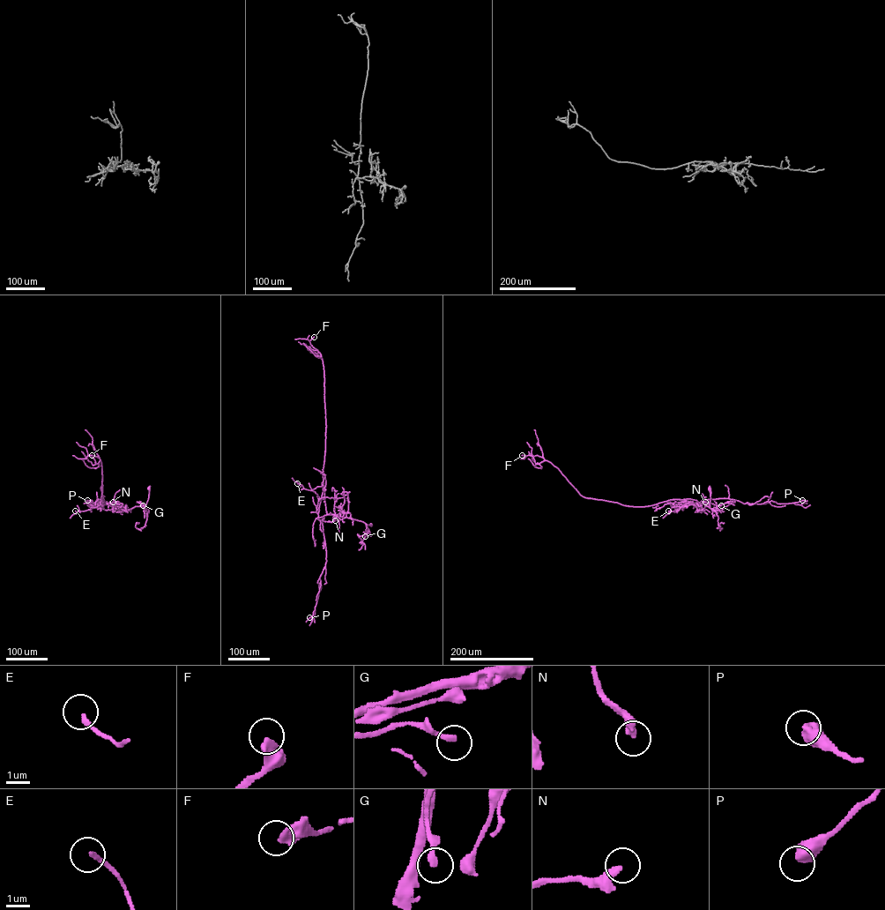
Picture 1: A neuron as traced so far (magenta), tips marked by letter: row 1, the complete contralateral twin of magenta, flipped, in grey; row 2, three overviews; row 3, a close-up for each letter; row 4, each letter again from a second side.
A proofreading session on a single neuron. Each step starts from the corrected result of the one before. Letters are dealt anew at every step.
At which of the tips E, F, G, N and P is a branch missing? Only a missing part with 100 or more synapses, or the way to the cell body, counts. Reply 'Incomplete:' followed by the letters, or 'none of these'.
Incomplete: none of these

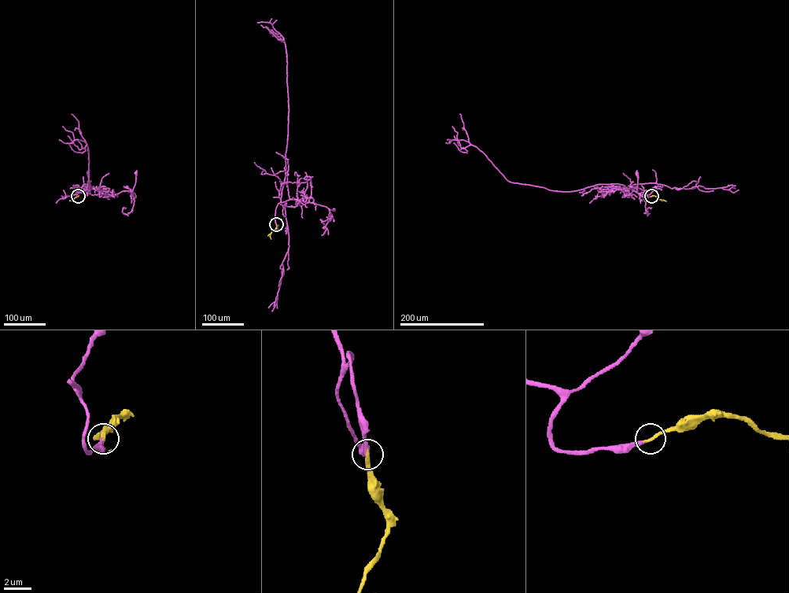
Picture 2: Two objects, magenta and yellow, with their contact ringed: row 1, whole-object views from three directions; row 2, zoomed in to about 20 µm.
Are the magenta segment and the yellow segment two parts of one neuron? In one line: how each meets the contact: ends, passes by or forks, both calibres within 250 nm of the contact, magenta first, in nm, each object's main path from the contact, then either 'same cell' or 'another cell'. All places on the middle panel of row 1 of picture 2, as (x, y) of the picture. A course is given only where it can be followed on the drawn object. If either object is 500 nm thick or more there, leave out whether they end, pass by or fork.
magenta ends there; yellow ends there; 200 nm thick on the magenta side, 260 nm on the other; magenta runs (276, 224), (278, 204), (289, 200), (315, 203), (333, 209); yellow runs (276, 224), (275, 229), (270, 234), (270, 239); same cell

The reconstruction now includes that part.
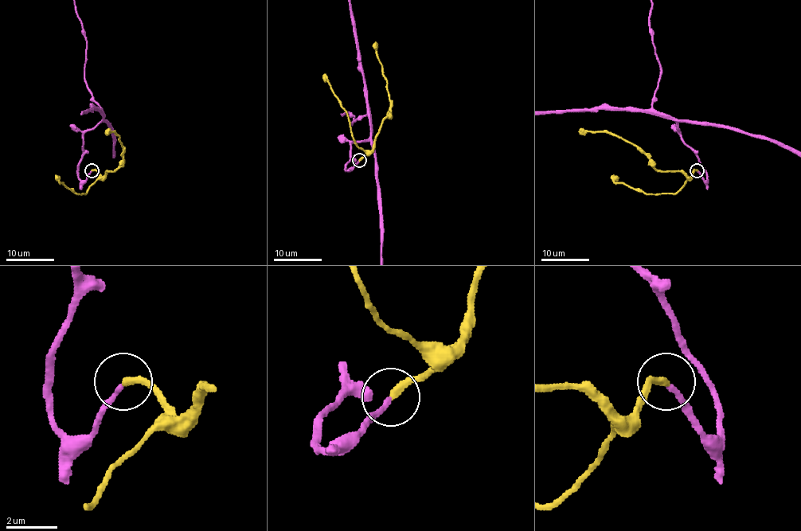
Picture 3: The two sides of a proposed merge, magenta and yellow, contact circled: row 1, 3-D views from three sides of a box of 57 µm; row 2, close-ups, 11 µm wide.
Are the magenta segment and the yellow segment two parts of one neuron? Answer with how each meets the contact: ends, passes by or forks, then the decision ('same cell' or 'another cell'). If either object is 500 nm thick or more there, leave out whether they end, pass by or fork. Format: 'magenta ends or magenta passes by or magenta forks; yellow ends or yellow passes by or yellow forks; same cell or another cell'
magenta ends; yellow ends; same cell

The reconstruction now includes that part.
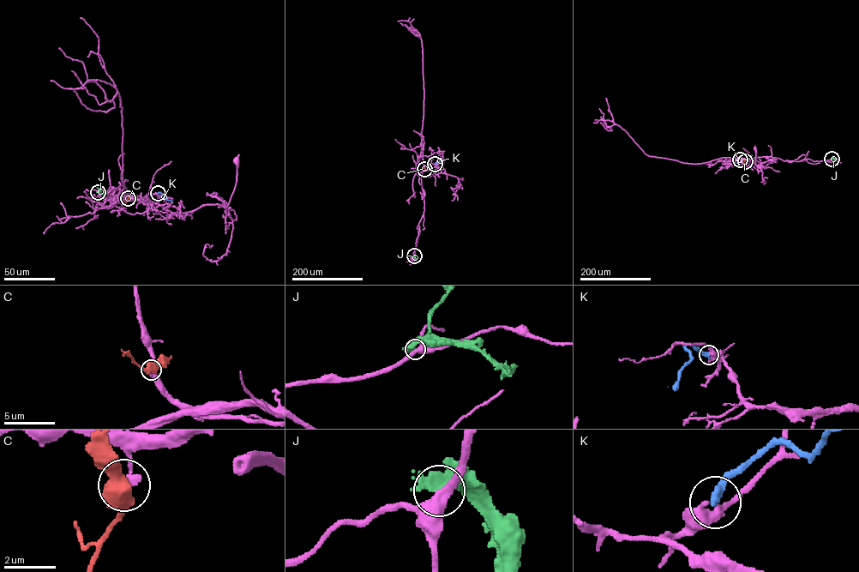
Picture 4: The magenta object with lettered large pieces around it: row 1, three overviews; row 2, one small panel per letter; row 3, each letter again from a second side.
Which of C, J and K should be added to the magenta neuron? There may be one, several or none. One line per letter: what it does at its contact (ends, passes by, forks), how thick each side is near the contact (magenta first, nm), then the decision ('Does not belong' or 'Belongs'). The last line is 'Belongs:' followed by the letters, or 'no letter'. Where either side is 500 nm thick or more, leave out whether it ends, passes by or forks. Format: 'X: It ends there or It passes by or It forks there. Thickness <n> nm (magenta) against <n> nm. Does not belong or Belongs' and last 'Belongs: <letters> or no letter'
C: Thickness 240 nm (magenta) against 550 nm. Does not belong
J: Thickness 400 nm (magenta) against 500 nm. Does not belong
K: It ends there. Thickness 280 nm (magenta) against 320 nm. Does not belong
Belongs: no letter

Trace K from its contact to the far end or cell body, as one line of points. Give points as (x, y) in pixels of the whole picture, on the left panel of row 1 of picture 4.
K: (158, 193), (172, 201)

